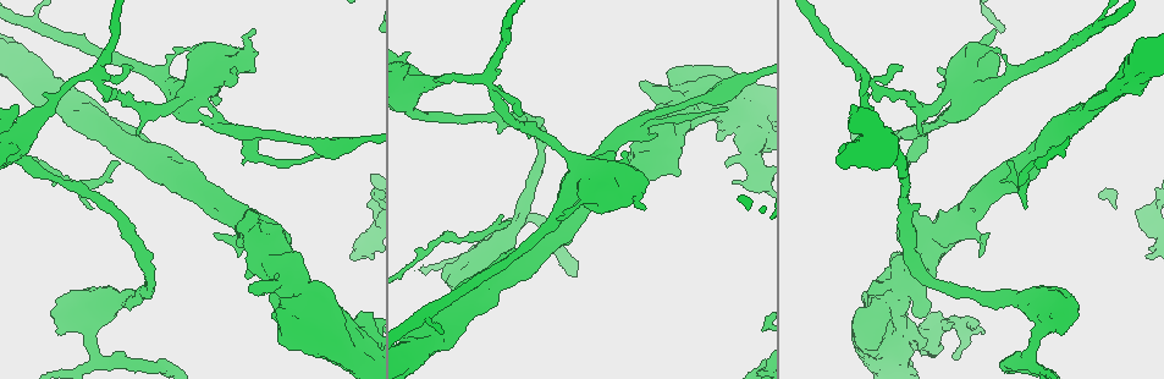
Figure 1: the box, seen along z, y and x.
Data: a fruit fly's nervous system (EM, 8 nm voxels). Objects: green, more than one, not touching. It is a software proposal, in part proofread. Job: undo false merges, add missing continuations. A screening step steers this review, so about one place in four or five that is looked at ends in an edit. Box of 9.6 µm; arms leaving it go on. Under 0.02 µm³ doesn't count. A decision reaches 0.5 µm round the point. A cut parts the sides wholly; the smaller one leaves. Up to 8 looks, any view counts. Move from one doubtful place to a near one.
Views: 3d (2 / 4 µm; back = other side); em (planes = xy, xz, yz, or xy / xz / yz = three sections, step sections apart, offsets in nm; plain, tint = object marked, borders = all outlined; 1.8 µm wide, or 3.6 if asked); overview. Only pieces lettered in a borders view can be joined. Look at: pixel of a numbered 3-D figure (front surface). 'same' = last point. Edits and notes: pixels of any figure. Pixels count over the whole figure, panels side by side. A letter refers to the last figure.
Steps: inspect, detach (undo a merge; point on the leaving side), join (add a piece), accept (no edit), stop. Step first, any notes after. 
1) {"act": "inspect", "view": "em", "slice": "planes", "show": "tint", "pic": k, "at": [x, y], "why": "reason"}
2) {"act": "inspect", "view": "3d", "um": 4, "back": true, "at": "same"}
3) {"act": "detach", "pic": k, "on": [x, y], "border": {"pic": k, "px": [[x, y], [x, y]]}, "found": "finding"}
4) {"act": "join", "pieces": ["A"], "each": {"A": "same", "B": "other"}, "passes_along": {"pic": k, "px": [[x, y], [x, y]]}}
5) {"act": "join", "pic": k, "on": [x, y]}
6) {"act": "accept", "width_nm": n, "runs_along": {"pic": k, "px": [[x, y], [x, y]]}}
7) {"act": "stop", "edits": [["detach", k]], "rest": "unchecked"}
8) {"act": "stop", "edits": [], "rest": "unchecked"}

{"act": "inspect", "view": "em", "slice": "yz", "step": 16, "show": "borders", "pic": 1, "at": [92, 207], "why": "tapers out"}

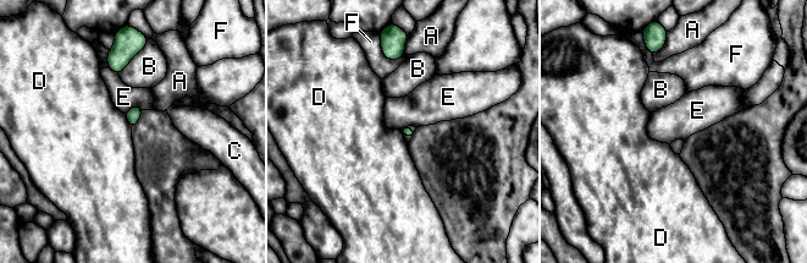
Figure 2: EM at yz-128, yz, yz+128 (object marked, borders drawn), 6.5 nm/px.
{"act": "inspect", "view": "em", "slice": "xz", "step": 16, "show": "borders", "at": "same"}

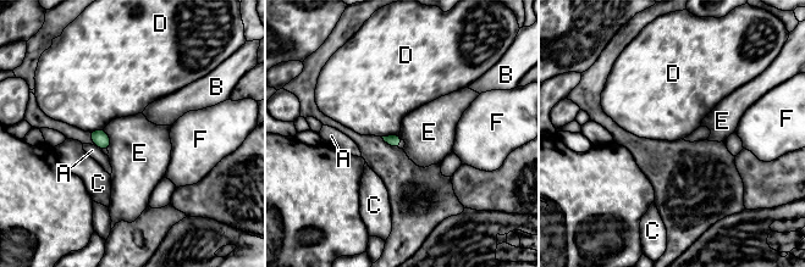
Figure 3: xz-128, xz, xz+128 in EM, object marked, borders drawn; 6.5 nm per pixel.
{"act": "accept", "width_nm": 80, "each": {"A": "other", "B": "other", "C": "other", "D": "other", "E": "other", "F": "other"}, "border": {"pic": 3, "px": [[103, 129], [110, 140], [108, 149]]}, "found": "no lettered piece goes on from it"}

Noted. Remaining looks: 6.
{"act": "inspect", "view": "em", "um": 3.6, "slice": "xz", "step": 16, "show": "borders", "pic": 1, "at": [412, 353], "why": "sudden change in width"}

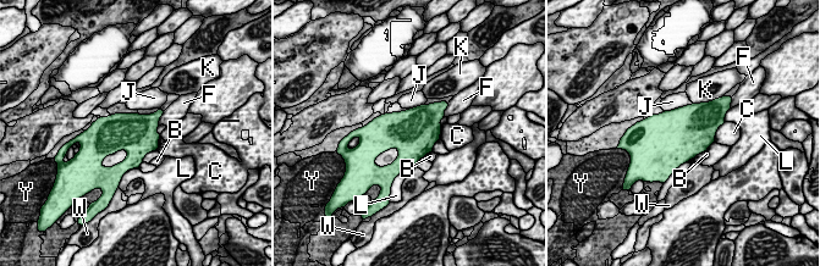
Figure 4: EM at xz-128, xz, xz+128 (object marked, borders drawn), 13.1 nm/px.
{"act": "inspect", "view": "em", "um": 3.6, "slice": "planes", "show": "borders", "at": "same", "why": "cut it another way"}

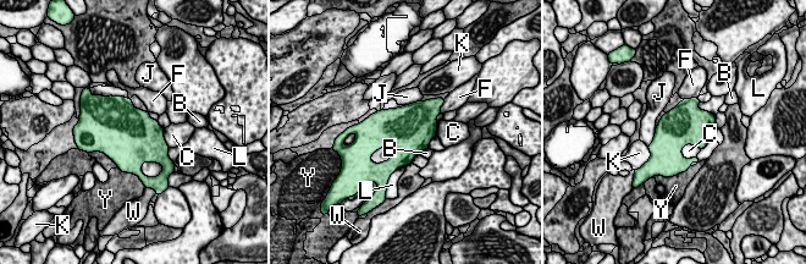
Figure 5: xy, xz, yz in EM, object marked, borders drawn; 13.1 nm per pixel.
{"act": "accept", "each": {"B": "other", "C": "other", "F": "other", "J": "other", "K": "other", "L": "other", "W": "other", "Y": "other"}, "border": {"pic": 5, "px": [[700, 148], [685, 144], [680, 153]]}, "found": "one neuron here"}

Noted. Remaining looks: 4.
{"act": "inspect", "view": "3d", "um": 2, "pic": 1, "at": [316, 158], "why": "calibre changes"}

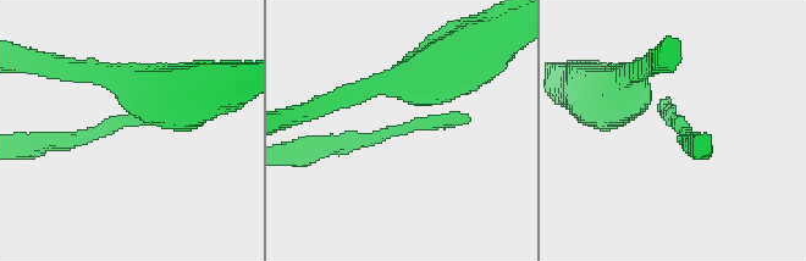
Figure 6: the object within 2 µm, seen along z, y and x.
{"act": "inspect", "view": "em", "slice": "xy", "step": 16, "show": "tint", "pic": 6, "at": [679, 128]}

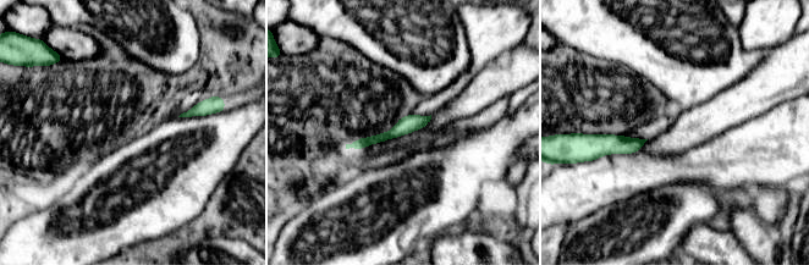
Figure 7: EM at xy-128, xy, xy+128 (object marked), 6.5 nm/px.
{"act": "inspect", "view": "em", "slice": "planes", "show": "borders", "at": "same"}

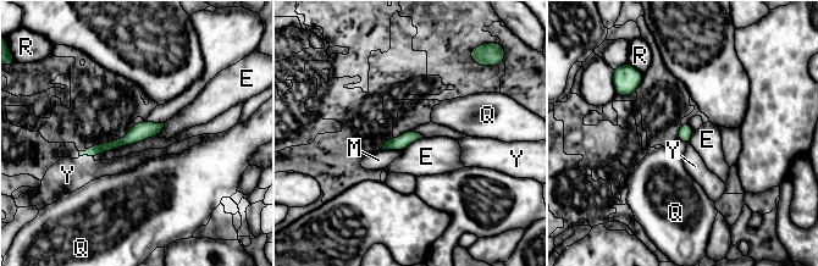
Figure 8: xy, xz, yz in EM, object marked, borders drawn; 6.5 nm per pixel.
{"act": "accept", "each": {"E": "other", "M": "other", "Q": "other", "R": "other", "Y": "other"}, "border": {"pic": 8, "px": [[424, 137], [412, 142], [402, 150]]}, "found": "continuous, no second neuron"}

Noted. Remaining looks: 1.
{"act": "stop", "edits": [], "rest": "unchecked"}

